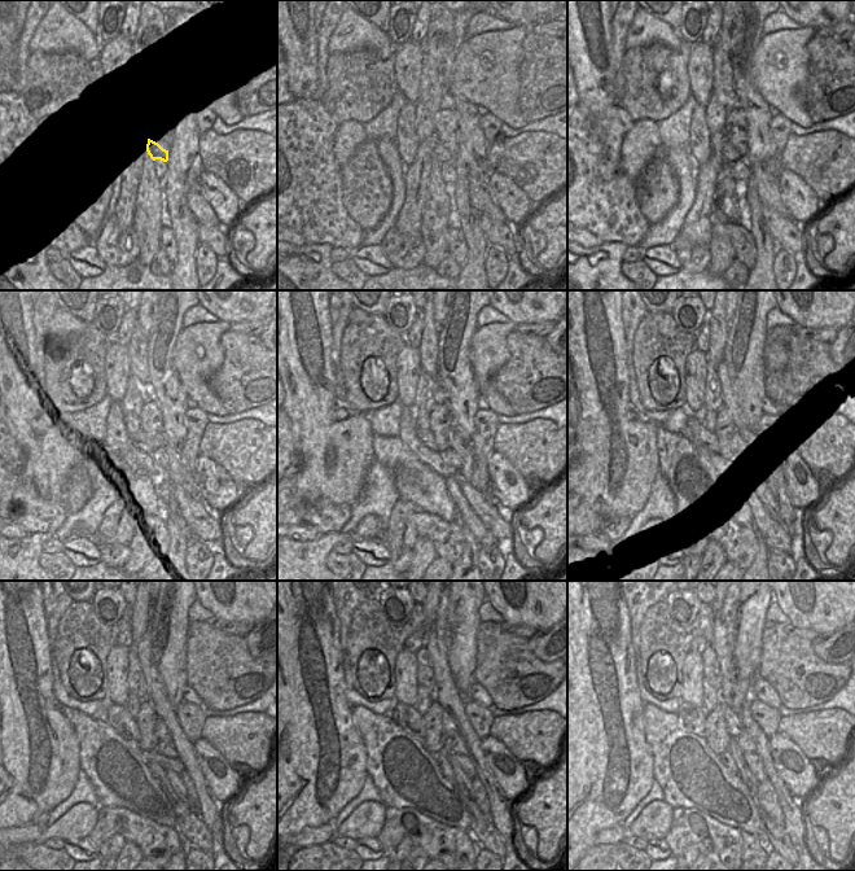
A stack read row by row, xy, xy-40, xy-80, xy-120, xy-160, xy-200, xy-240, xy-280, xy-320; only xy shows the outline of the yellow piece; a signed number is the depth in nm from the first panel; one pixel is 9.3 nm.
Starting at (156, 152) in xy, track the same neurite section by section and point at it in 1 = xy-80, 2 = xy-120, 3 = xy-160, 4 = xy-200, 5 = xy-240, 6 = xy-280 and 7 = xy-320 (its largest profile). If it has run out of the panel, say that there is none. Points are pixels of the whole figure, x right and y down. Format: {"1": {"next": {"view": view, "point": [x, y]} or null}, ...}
{"1": {"next": {"view": "xy-80", "point": [729, 154]}}, "2": {"next": {"view": "xy-120", "point": [140, 440]}}, "3": {"next": {"view": "xy-160", "point": [425, 436]}}, "4": {"next": {"view": "xy-200", "point": [696, 432]}}, "5": {"next": {"view": "xy-240", "point": [119, 720]}}, "6": {"next": {"view": "xy-280", "point": [408, 718]}}, "7": {"next": {"view": "xy-320", "point": [692, 718]}}}

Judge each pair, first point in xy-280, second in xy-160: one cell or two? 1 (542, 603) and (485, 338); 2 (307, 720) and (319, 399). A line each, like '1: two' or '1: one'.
1: one
2: one

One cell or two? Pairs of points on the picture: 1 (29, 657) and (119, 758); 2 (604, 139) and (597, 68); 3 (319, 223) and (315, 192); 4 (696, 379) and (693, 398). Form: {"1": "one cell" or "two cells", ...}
{"1": "two cells", "2": "two cells", "3": "one cell", "4": "one cell"}

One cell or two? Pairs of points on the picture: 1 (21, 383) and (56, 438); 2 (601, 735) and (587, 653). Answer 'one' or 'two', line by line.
1: one
2: one

